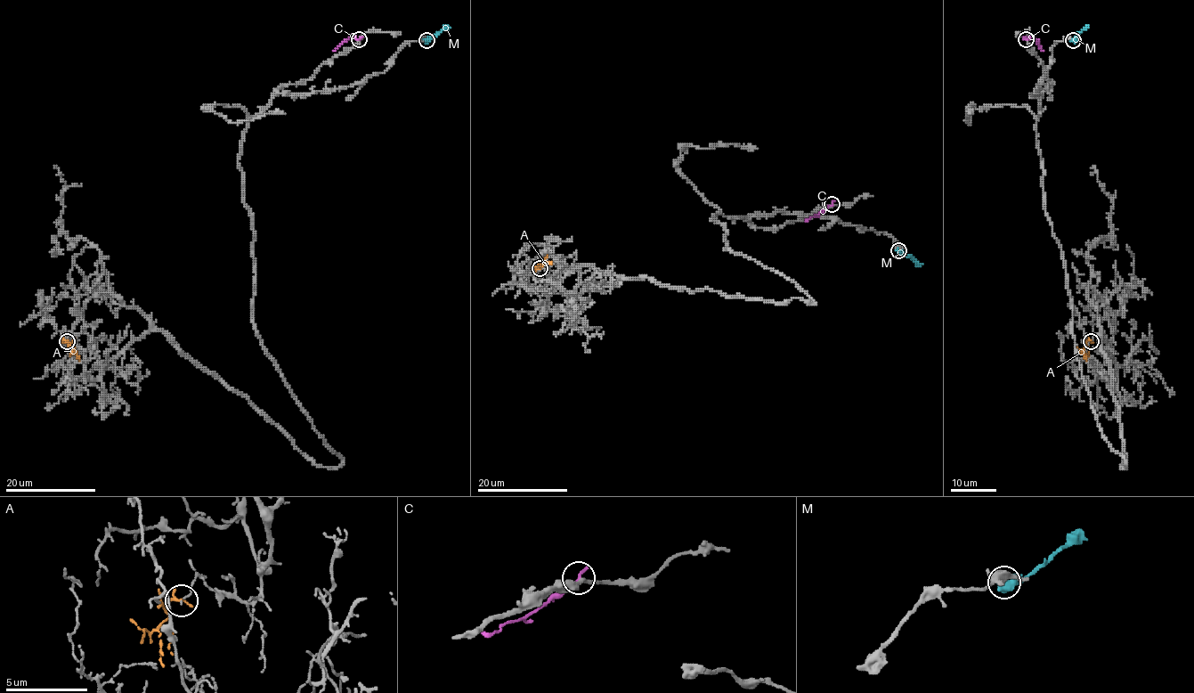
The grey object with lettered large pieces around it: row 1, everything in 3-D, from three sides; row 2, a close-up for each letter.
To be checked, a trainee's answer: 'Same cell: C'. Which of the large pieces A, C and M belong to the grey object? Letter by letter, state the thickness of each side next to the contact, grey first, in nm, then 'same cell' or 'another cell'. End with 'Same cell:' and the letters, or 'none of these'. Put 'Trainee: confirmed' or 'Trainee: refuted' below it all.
A: 100/120 nm | another cell
C: 200/220 nm | another cell
M: 280/700 nm | another cell
Same cell: none of these
Trainee: refuted

